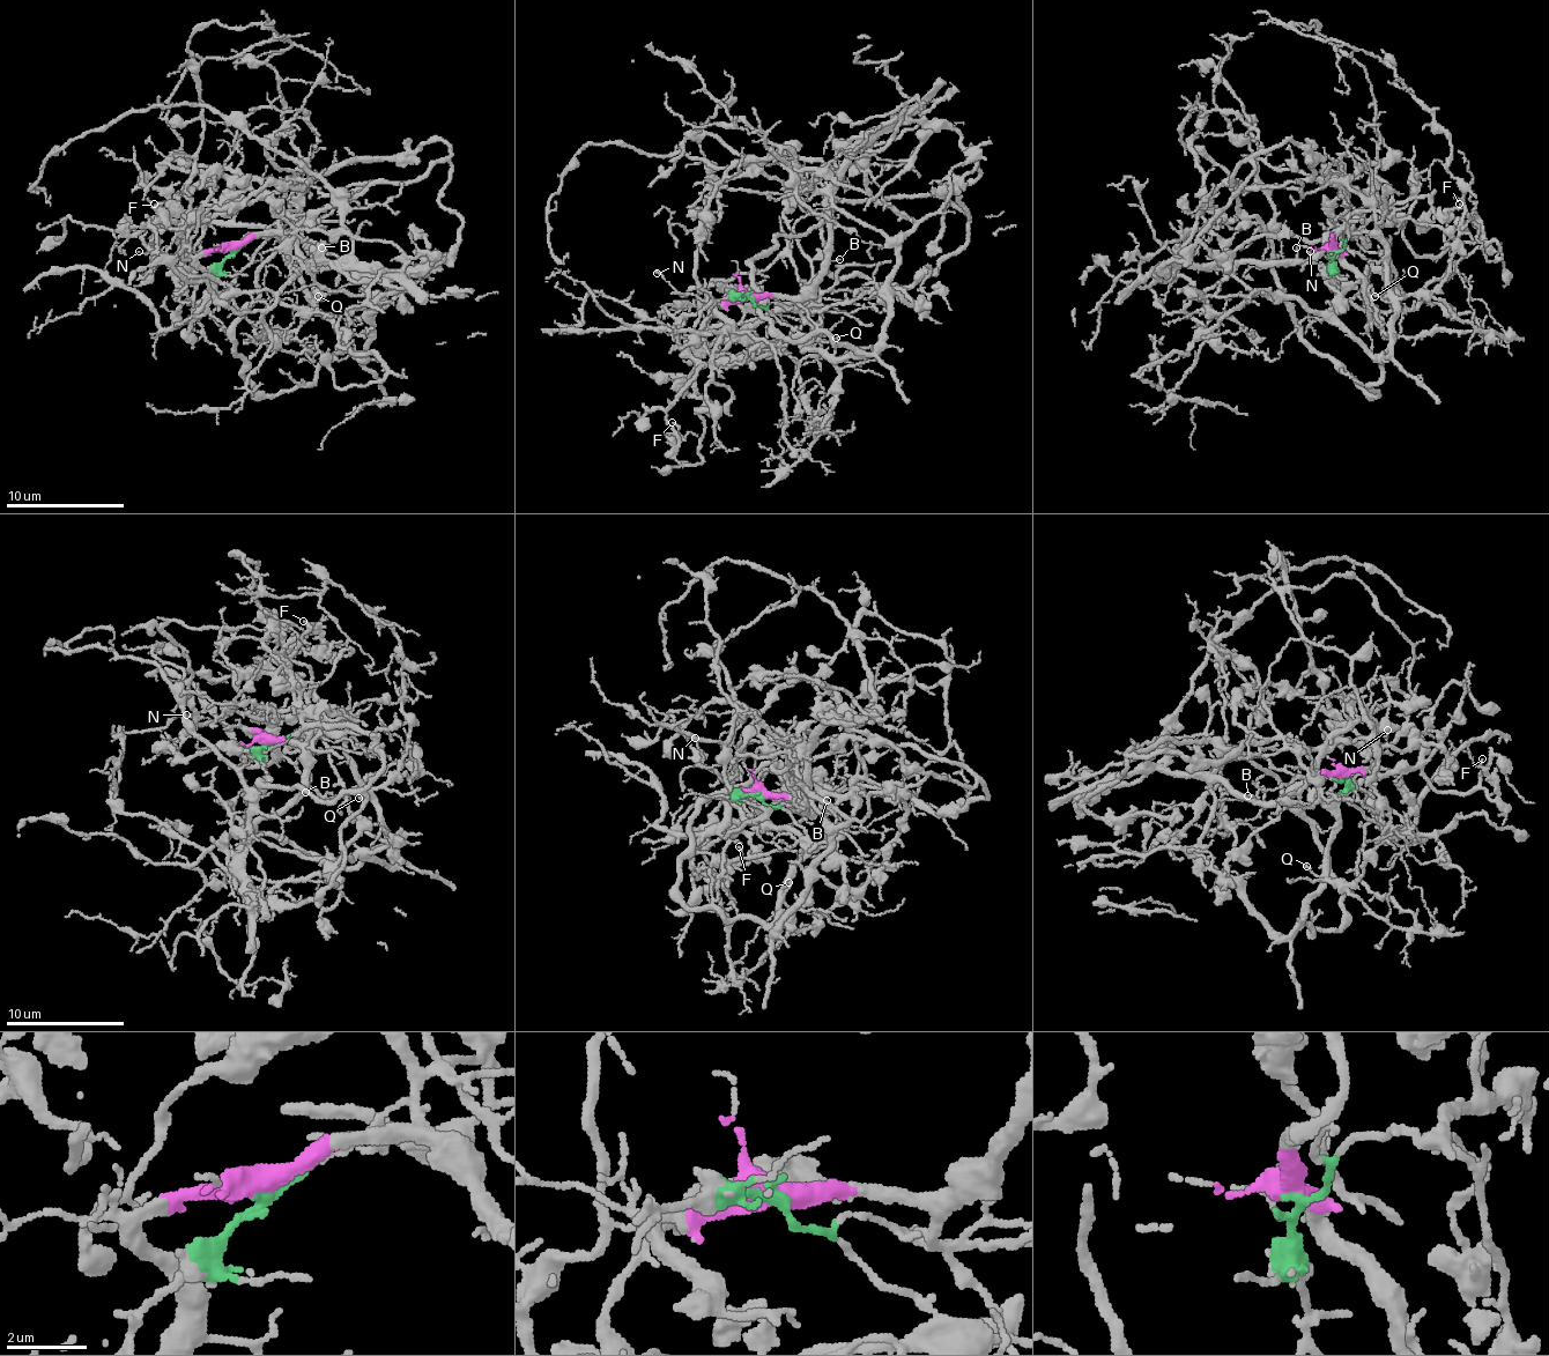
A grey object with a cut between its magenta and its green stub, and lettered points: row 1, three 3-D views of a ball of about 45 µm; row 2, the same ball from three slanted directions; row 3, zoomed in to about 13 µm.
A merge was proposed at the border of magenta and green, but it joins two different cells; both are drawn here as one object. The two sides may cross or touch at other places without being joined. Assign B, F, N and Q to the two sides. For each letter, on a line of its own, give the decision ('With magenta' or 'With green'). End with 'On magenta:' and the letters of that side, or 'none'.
B: With magenta
F: With green
N: With magenta
Q: With green
On magenta: B, N

